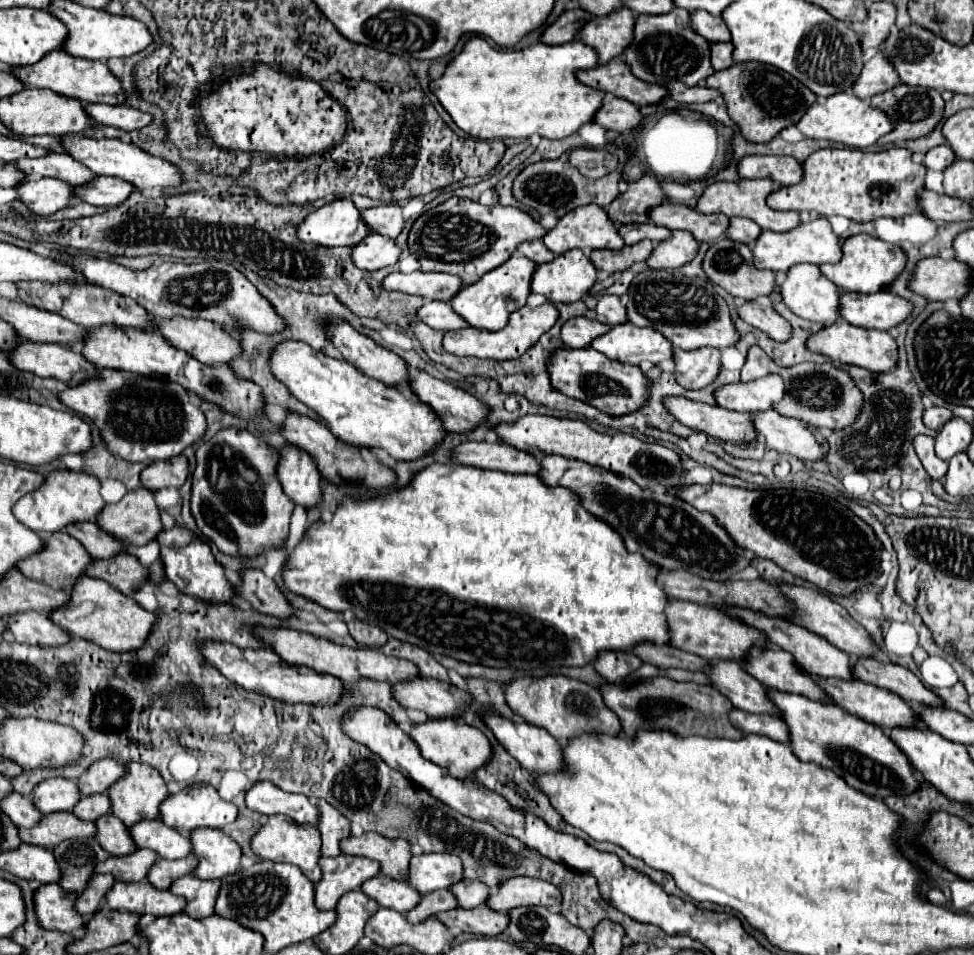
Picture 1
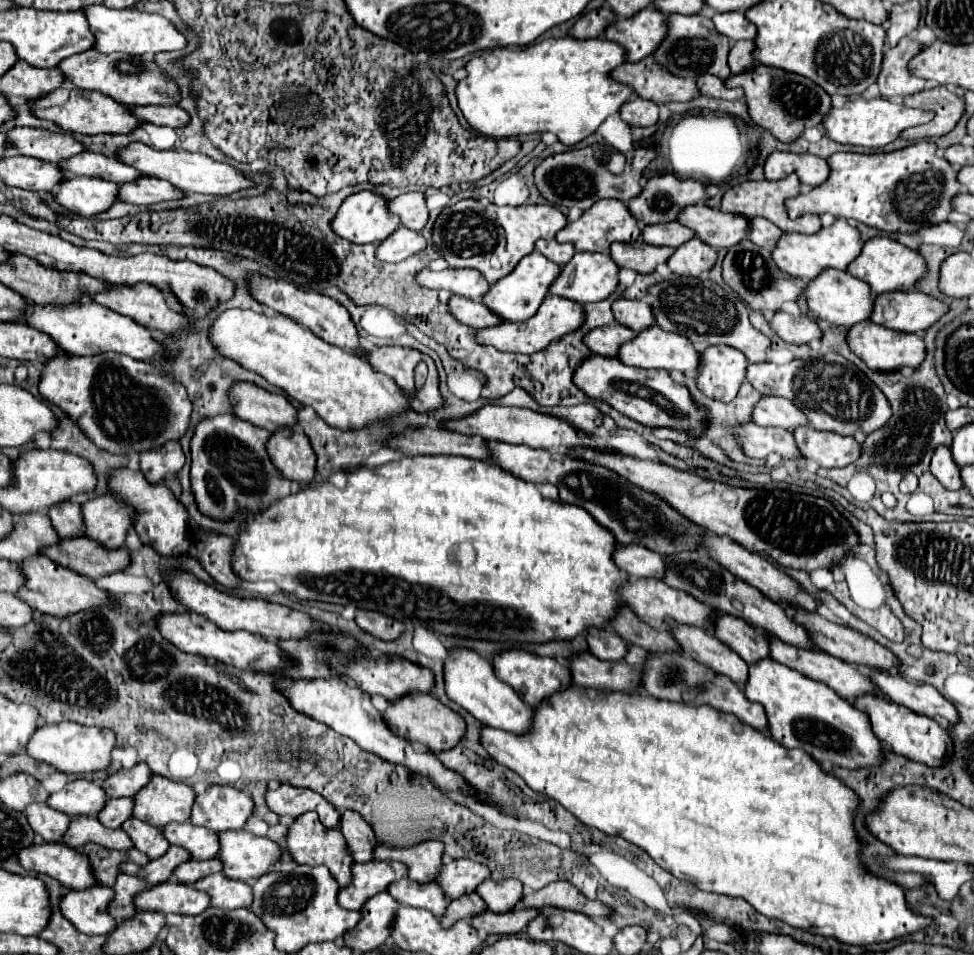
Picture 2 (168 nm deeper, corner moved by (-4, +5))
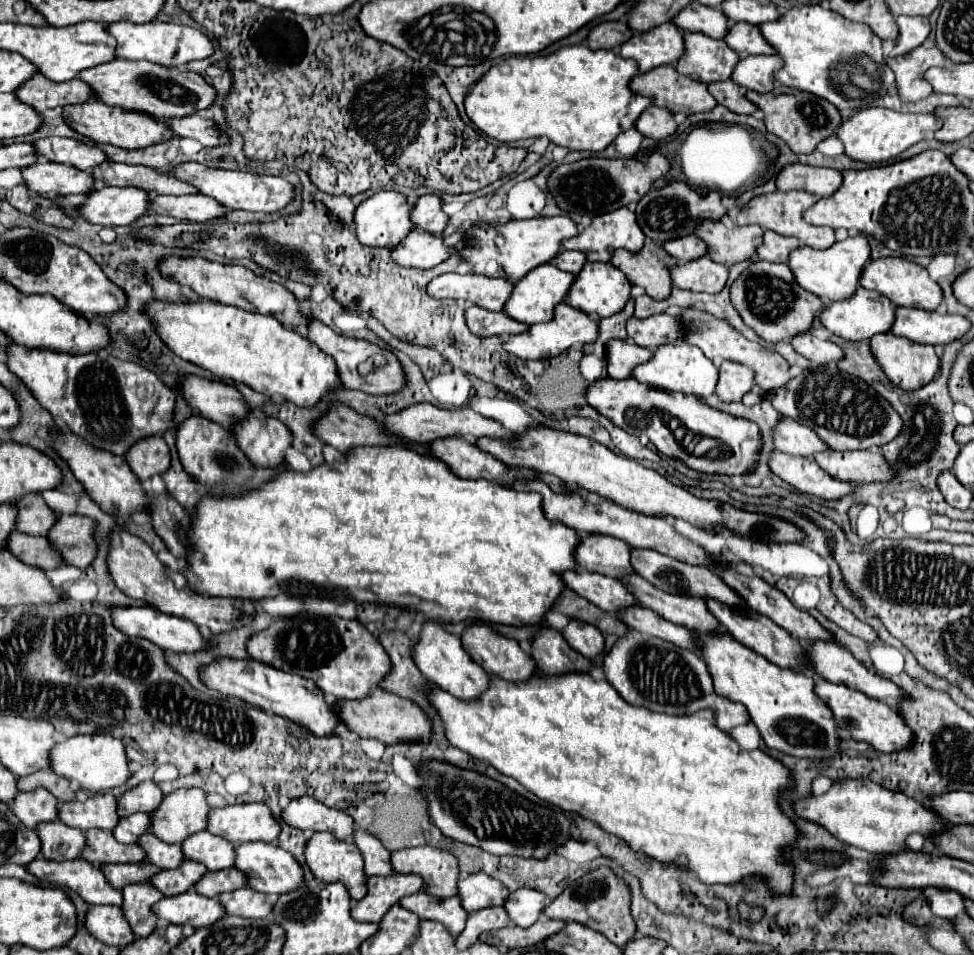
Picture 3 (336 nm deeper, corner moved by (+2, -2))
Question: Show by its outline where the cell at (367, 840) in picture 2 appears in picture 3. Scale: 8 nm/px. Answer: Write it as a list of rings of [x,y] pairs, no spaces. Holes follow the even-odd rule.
[[[358,829],[354,833],[354,843],[360,847],[364,855],[364,871],[368,875],[388,877],[394,873],[392,863],[390,863],[390,851],[380,843],[380,839],[376,839],[364,829]]]

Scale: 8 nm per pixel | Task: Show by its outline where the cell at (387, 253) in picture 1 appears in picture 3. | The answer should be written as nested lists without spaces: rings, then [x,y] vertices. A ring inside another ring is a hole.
[[[416,229],[406,237],[394,251],[392,259],[404,267],[420,267],[430,269],[446,261],[456,253],[454,247],[444,245],[444,239],[434,233],[426,233],[424,229]]]

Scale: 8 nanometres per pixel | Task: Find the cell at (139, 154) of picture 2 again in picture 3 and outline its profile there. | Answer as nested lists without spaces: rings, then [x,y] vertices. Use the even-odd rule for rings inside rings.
[[[184,163],[178,165],[170,175],[194,185],[200,189],[202,195],[216,199],[218,203],[226,205],[228,209],[246,209],[246,211],[260,211],[260,213],[276,213],[290,205],[296,197],[294,185],[282,177],[274,175],[258,175],[258,173],[244,173],[244,171],[226,171],[226,169],[212,169],[200,163]]]

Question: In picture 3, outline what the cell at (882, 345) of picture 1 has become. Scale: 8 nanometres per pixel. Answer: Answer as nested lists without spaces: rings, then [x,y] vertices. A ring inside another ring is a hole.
[[[892,333],[874,335],[870,345],[872,345],[872,353],[876,355],[888,379],[900,389],[906,389],[906,391],[920,389],[922,385],[928,385],[940,373],[940,357],[936,355],[934,345],[920,345],[920,343],[908,341],[906,337],[898,337]]]

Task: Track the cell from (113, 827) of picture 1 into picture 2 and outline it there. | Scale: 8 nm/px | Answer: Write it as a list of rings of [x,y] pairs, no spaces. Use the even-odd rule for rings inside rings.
[[[128,818],[128,822],[124,822],[122,830],[130,836],[130,840],[134,842],[134,848],[144,852],[150,858],[162,856],[170,846],[158,828],[146,824],[146,822],[140,822],[136,818]]]

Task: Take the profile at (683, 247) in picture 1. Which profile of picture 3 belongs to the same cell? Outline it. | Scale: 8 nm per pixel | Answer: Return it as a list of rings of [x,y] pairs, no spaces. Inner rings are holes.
[[[700,257],[690,263],[680,263],[672,269],[672,281],[686,291],[720,293],[728,281],[728,267],[714,263],[710,257]]]

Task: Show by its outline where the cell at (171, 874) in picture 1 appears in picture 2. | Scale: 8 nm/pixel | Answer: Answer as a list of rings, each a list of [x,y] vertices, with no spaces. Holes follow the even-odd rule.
[[[212,858],[212,860],[188,860],[180,866],[176,866],[174,870],[174,878],[180,882],[180,884],[194,884],[196,880],[208,876],[208,874],[214,874],[214,872],[220,872],[222,870],[222,862],[218,858]]]

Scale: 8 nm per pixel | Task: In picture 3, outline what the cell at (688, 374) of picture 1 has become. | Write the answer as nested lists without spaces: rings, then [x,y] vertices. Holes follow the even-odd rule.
[[[724,361],[720,367],[720,379],[716,385],[716,395],[724,403],[740,401],[754,387],[754,371],[732,361]]]

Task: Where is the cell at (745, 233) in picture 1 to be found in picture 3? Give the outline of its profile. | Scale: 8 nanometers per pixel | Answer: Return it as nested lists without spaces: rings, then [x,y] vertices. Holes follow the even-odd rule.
[[[774,231],[764,233],[764,243],[758,247],[758,259],[770,263],[786,263],[788,255],[800,247],[800,241],[794,237],[782,237]]]

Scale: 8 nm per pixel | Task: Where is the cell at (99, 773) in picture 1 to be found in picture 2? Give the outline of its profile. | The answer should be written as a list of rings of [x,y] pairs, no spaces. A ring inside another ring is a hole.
[[[138,762],[132,768],[120,768],[118,772],[110,774],[102,786],[108,798],[122,798],[122,796],[134,796],[142,786],[146,786],[150,780],[150,768],[144,762]]]

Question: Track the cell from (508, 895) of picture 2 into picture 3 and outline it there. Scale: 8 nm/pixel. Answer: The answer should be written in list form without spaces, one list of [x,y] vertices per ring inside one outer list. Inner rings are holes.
[[[518,889],[506,899],[504,907],[514,925],[528,929],[530,925],[534,925],[534,921],[542,917],[544,897],[546,895],[536,889]]]

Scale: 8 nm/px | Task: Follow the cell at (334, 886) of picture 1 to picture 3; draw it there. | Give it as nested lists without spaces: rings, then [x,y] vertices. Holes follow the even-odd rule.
[[[390,875],[390,877],[370,877],[368,895],[352,907],[352,917],[356,921],[380,923],[388,909],[400,903],[402,897],[422,891],[424,881],[418,875]]]

